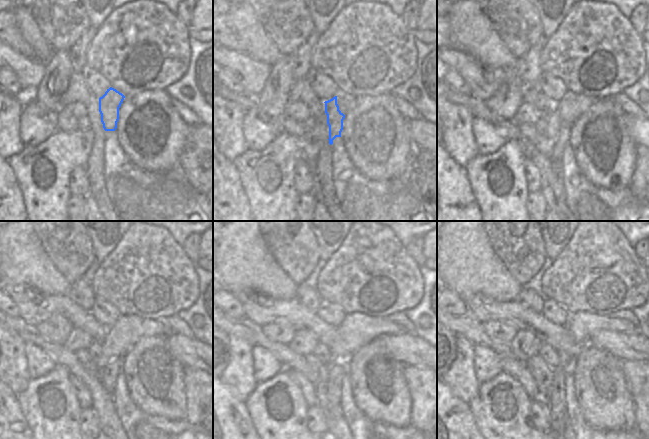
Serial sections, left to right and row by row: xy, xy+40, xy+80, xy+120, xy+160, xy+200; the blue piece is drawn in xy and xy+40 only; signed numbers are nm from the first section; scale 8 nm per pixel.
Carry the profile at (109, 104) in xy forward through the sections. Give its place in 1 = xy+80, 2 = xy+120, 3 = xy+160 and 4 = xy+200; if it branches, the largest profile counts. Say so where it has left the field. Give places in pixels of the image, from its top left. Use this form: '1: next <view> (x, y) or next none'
1: next xy+80 (562, 140)
2: next xy+120 (107, 376)
3: next xy+160 (337, 370)
4: next xy+200 (556, 400)

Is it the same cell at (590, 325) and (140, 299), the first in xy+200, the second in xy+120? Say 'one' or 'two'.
two

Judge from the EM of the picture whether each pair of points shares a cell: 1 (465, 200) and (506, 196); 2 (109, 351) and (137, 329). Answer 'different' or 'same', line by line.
1: different
2: same

